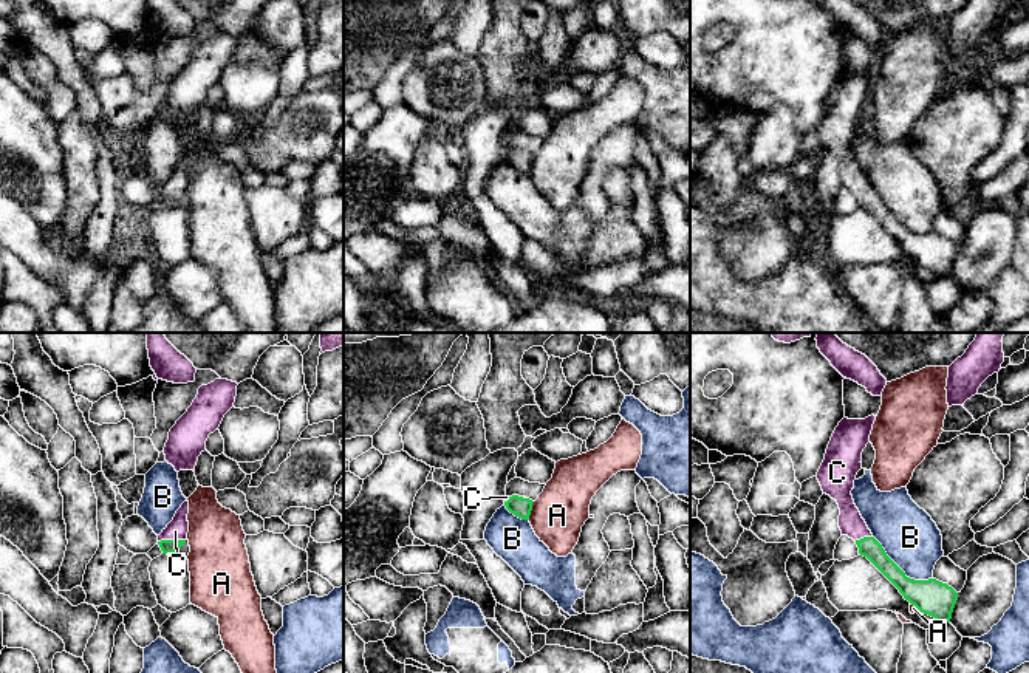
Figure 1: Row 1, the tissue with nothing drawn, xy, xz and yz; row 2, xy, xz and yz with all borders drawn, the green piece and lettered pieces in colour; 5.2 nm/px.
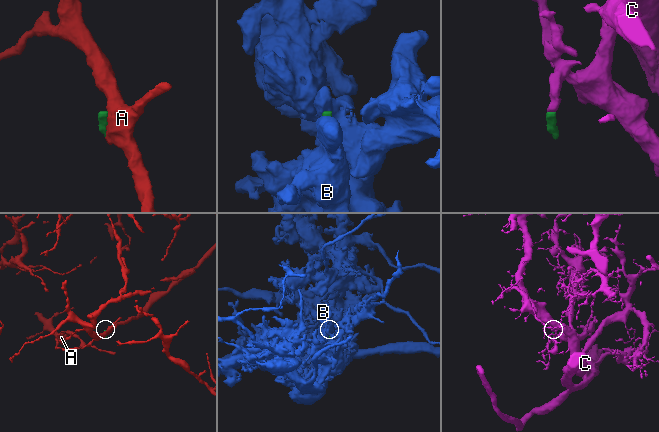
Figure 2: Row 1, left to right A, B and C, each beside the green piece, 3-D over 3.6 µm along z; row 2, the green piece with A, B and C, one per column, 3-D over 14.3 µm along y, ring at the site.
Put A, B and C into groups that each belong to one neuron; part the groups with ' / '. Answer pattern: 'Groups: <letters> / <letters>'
Groups: A / B / C

